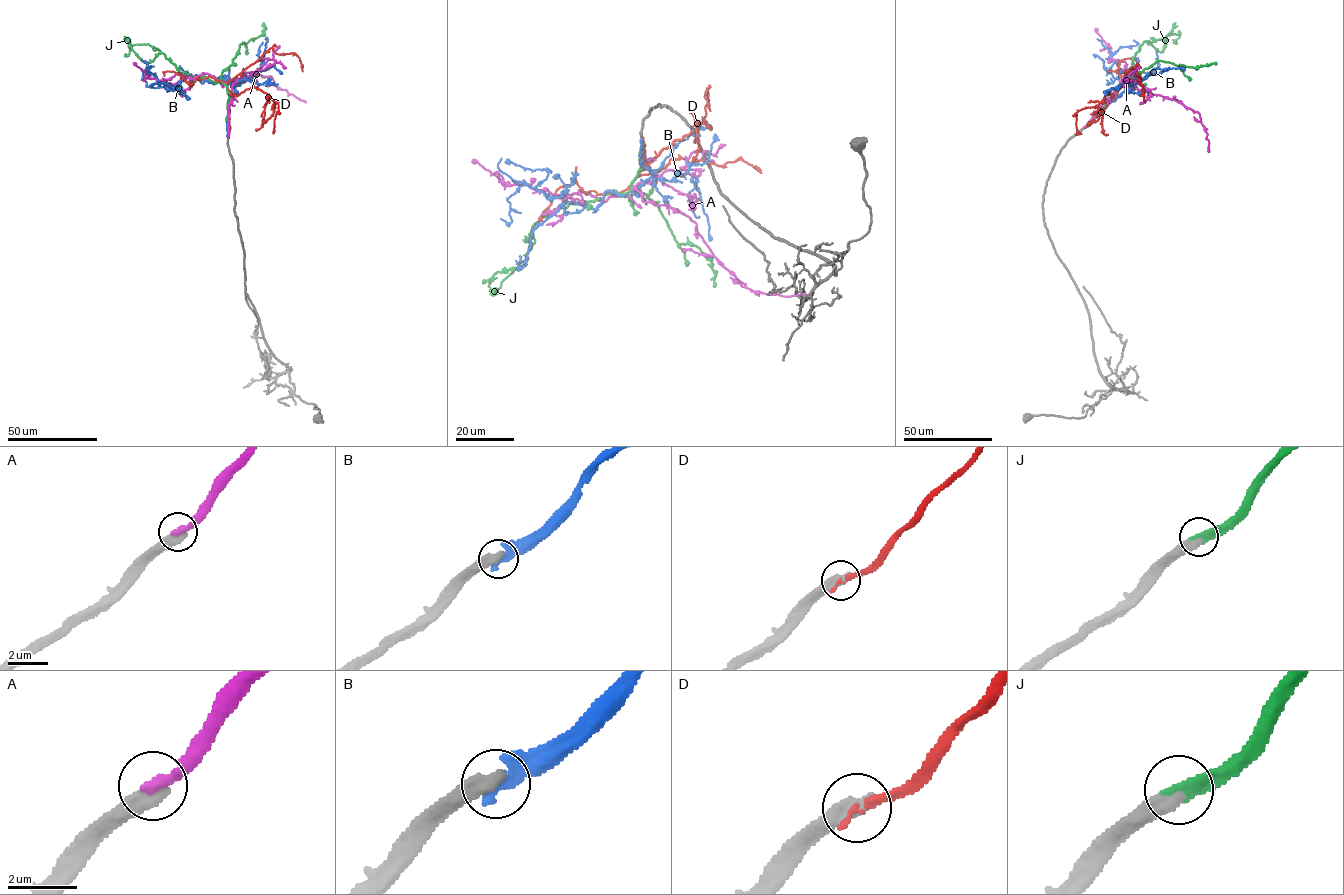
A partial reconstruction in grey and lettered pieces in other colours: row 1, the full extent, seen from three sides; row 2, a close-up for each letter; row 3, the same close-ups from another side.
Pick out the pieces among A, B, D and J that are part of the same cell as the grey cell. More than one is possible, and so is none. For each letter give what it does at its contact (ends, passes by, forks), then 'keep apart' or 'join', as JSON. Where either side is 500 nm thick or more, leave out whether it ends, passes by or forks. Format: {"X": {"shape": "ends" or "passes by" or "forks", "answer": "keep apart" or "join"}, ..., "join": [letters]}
{"A": {"shape": "ends", "answer": "keep apart"}, "B": {"shape": "ends", "answer": "keep apart"}, "D": {"shape": "ends", "answer": "keep apart"}, "J": {"shape": "ends", "answer": "join"}, "join": ["J"]}

